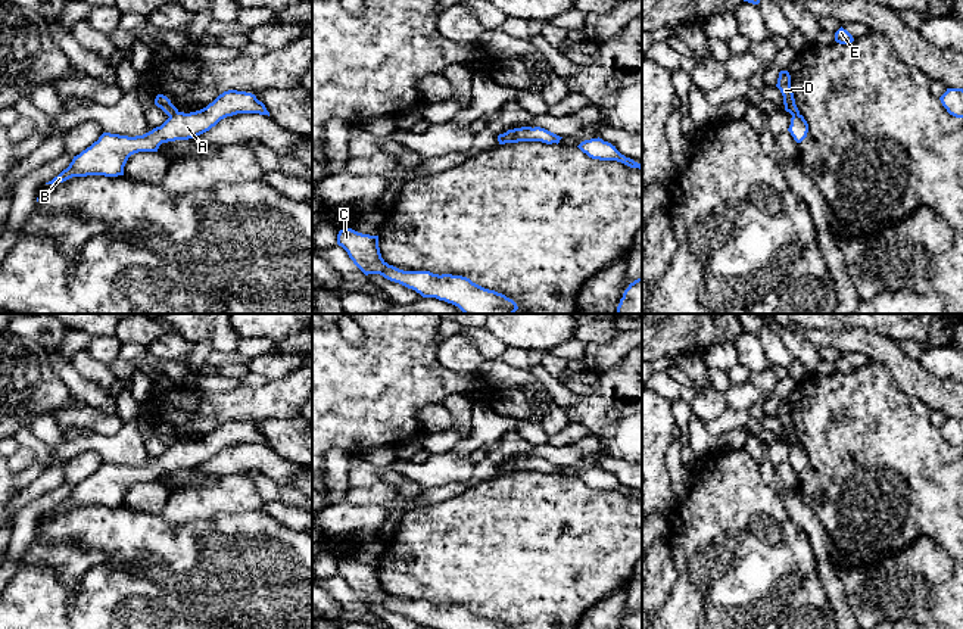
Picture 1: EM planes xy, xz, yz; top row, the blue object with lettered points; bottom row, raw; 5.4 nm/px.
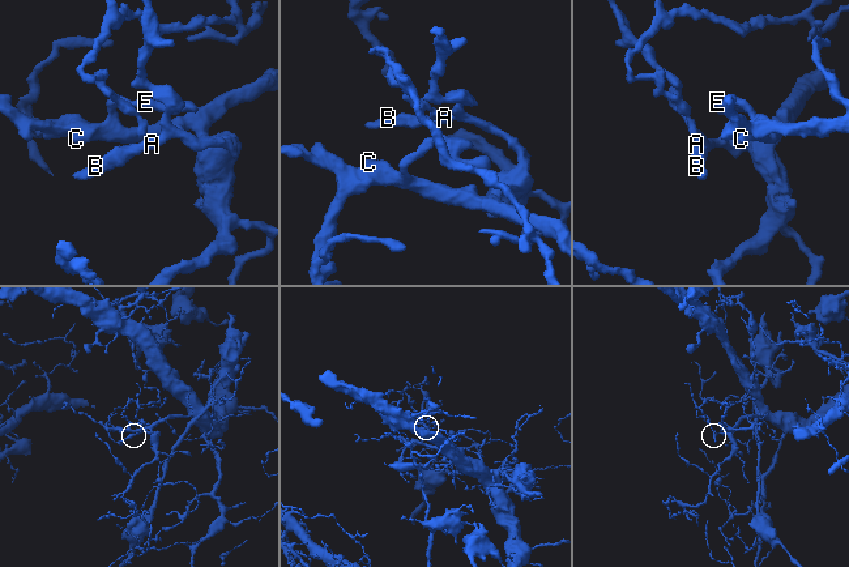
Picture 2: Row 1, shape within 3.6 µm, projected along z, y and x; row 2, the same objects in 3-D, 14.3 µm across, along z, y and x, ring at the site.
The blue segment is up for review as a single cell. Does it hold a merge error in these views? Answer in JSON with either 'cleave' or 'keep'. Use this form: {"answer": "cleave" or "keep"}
{"answer": "cleave"}

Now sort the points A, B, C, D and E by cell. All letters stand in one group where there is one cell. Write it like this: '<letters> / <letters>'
A B C E / D

